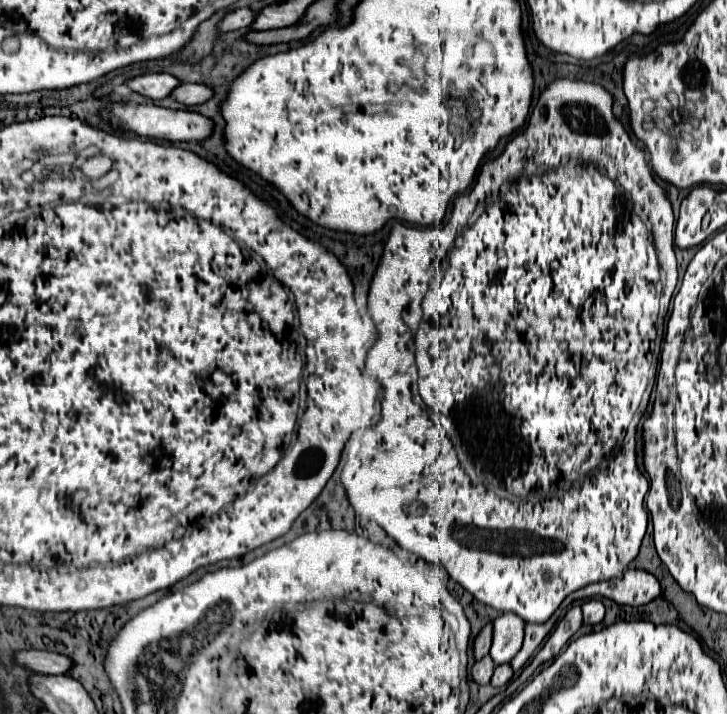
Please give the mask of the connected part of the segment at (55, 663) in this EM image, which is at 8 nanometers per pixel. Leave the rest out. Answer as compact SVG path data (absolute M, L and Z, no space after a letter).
M20 651L16 653L16 663L44 675L66 675L74 665L70 657L50 651Z

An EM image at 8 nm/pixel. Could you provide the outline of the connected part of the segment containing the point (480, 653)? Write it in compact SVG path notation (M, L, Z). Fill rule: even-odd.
M488 623L488 625L480 631L480 635L476 637L476 641L474 641L474 657L476 657L476 659L482 659L484 655L488 655L490 645L492 645L492 625Z

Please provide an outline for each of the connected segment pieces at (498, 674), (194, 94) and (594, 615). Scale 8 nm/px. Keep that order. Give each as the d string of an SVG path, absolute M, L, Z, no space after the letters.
M506 663L506 665L498 665L496 667L496 671L494 671L494 675L492 675L492 685L494 687L502 687L502 685L506 685L510 679L512 679L512 675L514 675L514 671L512 671L512 667Z
M182 83L180 87L174 89L174 95L180 103L184 105L200 105L206 103L208 99L212 99L214 89L208 85L192 85L192 83Z
M598 599L586 601L586 603L582 605L582 611L584 611L584 623L586 623L586 625L596 625L596 623L600 623L600 621L604 619L604 613L606 613L604 603L598 601Z

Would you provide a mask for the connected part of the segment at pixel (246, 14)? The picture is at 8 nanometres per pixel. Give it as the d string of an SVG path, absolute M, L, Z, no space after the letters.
M236 9L232 13L228 13L222 21L222 31L234 31L234 29L244 29L250 27L256 19L256 13L252 9Z

